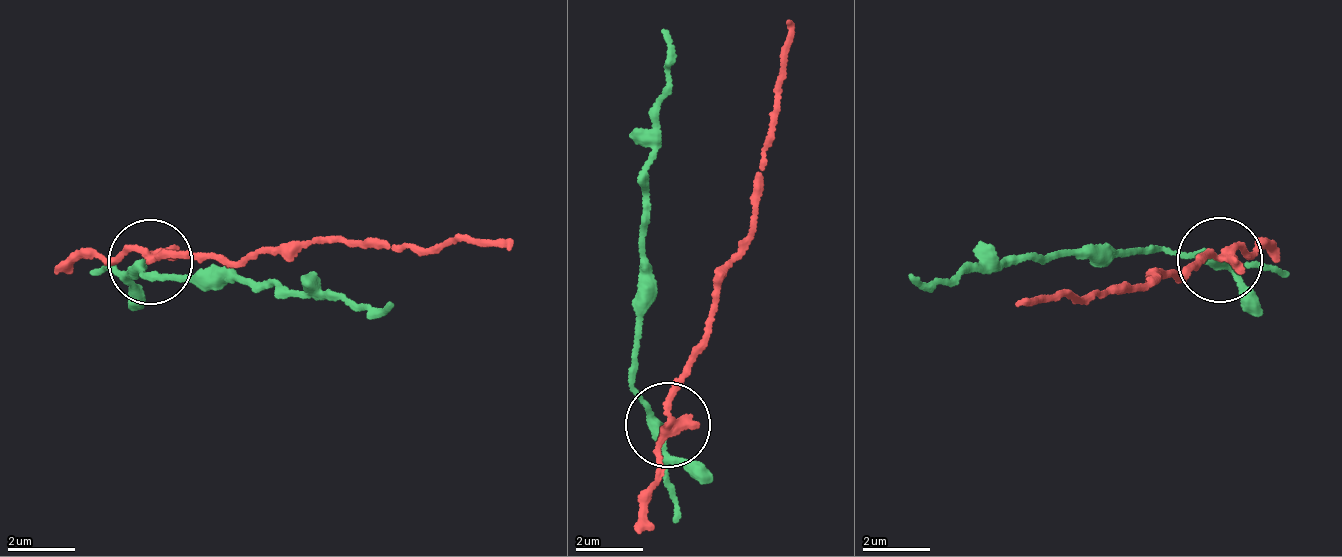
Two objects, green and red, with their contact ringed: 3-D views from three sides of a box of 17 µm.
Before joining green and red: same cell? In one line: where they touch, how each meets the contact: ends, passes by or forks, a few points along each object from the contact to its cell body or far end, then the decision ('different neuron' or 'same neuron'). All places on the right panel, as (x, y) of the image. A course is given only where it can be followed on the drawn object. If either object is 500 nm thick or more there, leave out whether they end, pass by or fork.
place (1219, 259); green forks; red passes by; course green (1220, 264), (1137, 252), (1069, 251), (925, 287), (915, 277); course red (1220, 256), (1139, 286), (1016, 305); different neuron

